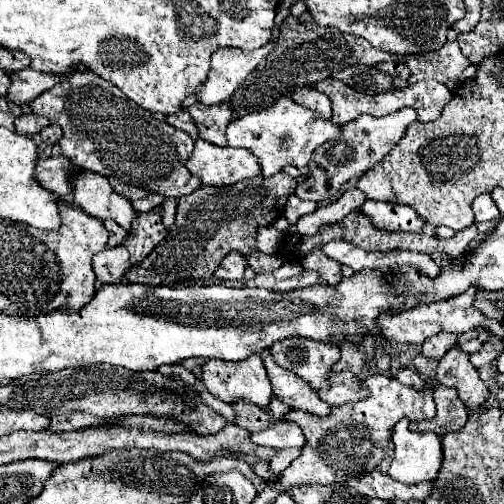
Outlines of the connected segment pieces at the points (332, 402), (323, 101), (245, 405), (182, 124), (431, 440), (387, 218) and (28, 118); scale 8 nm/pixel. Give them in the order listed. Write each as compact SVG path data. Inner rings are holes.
M343 370L343 372L333 372L331 386L327 390L319 390L317 394L329 406L341 406L347 402L367 398L367 388L361 386L361 382L355 378L355 374Z
M303 86L303 88L297 88L293 92L293 100L307 106L309 110L315 110L317 114L323 114L323 118L331 118L331 102L325 94L313 90L311 86Z
M247 400L235 402L235 404L231 404L231 408L235 412L235 424L245 428L247 432L261 432L271 426L269 412L255 408L253 402L247 402Z
M183 110L181 114L171 114L171 116L167 116L167 122L169 122L171 126L179 128L179 130L185 130L193 140L199 138L199 130L197 130L197 126L195 126L189 110Z
M401 420L393 428L395 458L389 476L403 484L431 482L441 468L441 440L429 432L411 432L409 420Z
M367 200L361 206L363 214L371 218L371 222L381 230L397 230L397 232L423 232L423 218L415 214L409 206L395 202L375 202Z
M21 114L17 120L15 120L15 130L19 134L25 134L25 136L33 136L37 134L41 128L49 126L47 118L43 116L37 116L37 114Z

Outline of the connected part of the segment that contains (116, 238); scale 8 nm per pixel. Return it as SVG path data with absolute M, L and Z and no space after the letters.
M105 220L105 228L109 232L109 246L123 244L123 240L127 236L127 230L123 230L117 222L111 222L111 220Z

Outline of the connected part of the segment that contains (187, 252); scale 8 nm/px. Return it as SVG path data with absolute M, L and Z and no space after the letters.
M279 172L271 178L265 176L255 176L245 180L245 184L237 184L237 186L223 186L223 188L215 188L215 186L203 186L199 190L195 190L189 196L183 196L177 204L177 214L175 214L175 226L169 228L169 236L141 262L131 266L131 270L125 274L127 282L141 282L141 284L151 284L151 286L175 286L179 282L185 280L197 280L197 278L209 278L213 276L213 272L217 270L219 262L231 252L237 250L241 254L247 254L251 250L255 250L255 234L259 226L269 226L275 218L279 218L285 210L285 202L289 198L289 194L295 192L295 178L287 176L285 172Z

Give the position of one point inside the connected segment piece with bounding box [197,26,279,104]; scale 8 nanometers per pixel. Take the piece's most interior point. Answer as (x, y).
(229, 68)

